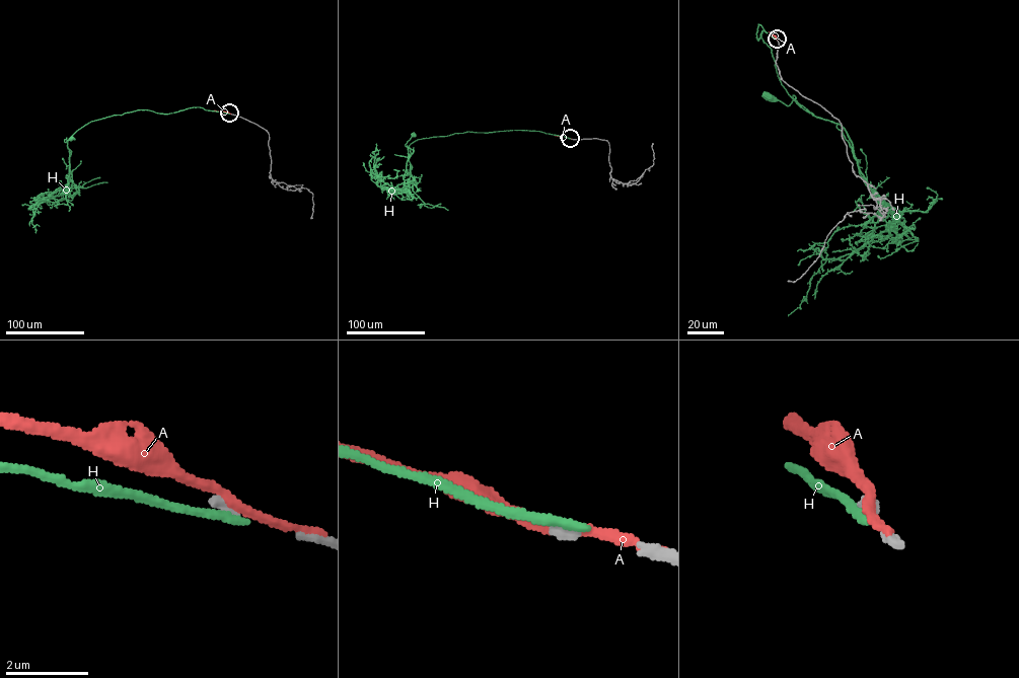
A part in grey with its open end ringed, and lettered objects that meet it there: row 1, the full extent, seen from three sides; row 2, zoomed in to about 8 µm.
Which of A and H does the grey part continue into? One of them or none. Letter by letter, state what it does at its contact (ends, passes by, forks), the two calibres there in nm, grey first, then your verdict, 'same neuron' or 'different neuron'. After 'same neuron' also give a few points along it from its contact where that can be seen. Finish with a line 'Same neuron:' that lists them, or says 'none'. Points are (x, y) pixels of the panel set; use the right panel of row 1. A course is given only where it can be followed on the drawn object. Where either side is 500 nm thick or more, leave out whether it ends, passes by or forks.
A: it passes by; calibres 200 and 240 nm; different neuron
H: it ends; calibres 200 and 240 nm; different neuron
Same neuron: none

